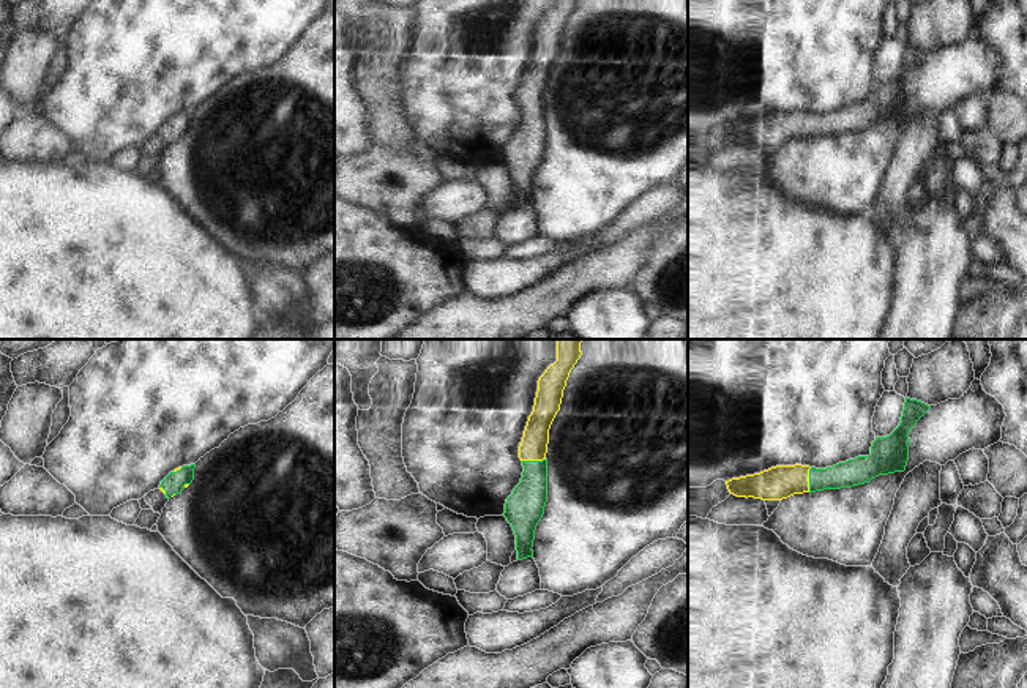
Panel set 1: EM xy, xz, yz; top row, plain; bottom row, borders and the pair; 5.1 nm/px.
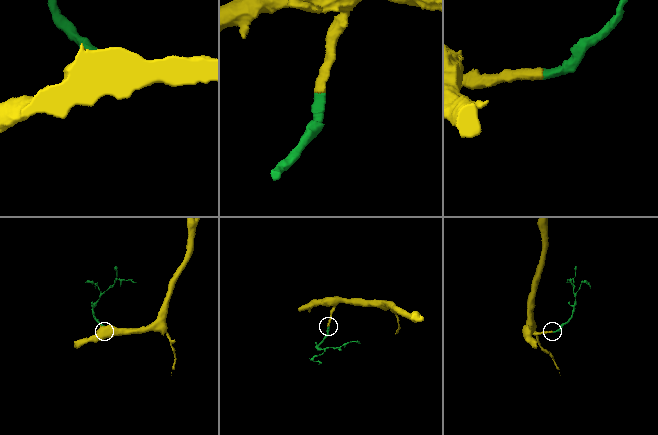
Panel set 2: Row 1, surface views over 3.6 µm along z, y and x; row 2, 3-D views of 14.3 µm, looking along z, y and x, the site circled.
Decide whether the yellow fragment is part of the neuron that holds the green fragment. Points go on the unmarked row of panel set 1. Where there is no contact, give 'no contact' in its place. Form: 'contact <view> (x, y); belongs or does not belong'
contact yz (810, 127); belongs

